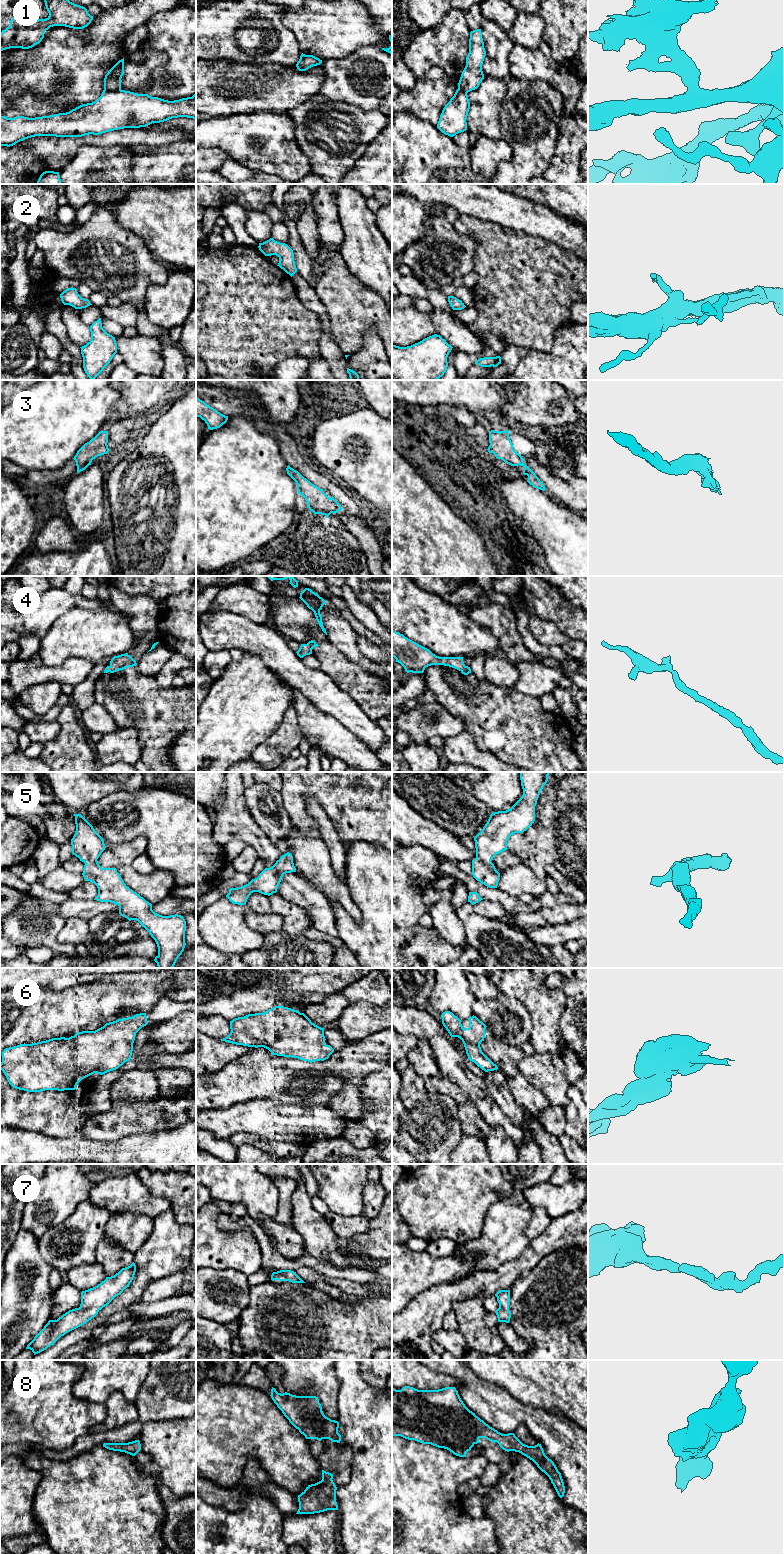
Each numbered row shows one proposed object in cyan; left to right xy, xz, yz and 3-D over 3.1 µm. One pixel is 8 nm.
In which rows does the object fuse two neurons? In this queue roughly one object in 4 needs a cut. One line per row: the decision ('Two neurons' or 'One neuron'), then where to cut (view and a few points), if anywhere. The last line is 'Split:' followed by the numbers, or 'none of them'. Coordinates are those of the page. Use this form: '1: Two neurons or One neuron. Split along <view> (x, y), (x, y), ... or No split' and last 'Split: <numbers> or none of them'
1: Two neurons. Split along xy (104, 88), (120, 90)
2: One neuron. No split
3: One neuron. No split
4: One neuron. No split
5: One neuron. No split
6: One neuron. No split
7: One neuron. No split
8: One neuron. No split
Split: 1

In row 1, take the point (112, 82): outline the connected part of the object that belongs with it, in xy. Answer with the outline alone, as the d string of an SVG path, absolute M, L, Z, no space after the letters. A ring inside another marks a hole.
M124 58L119 60L105 75L104 89L108 91L121 90L121 78L124 74Z

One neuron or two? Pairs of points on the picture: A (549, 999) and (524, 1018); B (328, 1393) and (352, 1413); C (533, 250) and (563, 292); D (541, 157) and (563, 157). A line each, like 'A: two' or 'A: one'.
A: two
B: two
C: one
D: two

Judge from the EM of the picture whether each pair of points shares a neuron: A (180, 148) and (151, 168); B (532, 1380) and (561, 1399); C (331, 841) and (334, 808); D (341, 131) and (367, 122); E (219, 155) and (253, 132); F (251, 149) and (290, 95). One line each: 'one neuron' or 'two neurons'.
A: one neuron
B: one neuron
C: two neurons
D: one neuron
E: two neurons
F: two neurons

